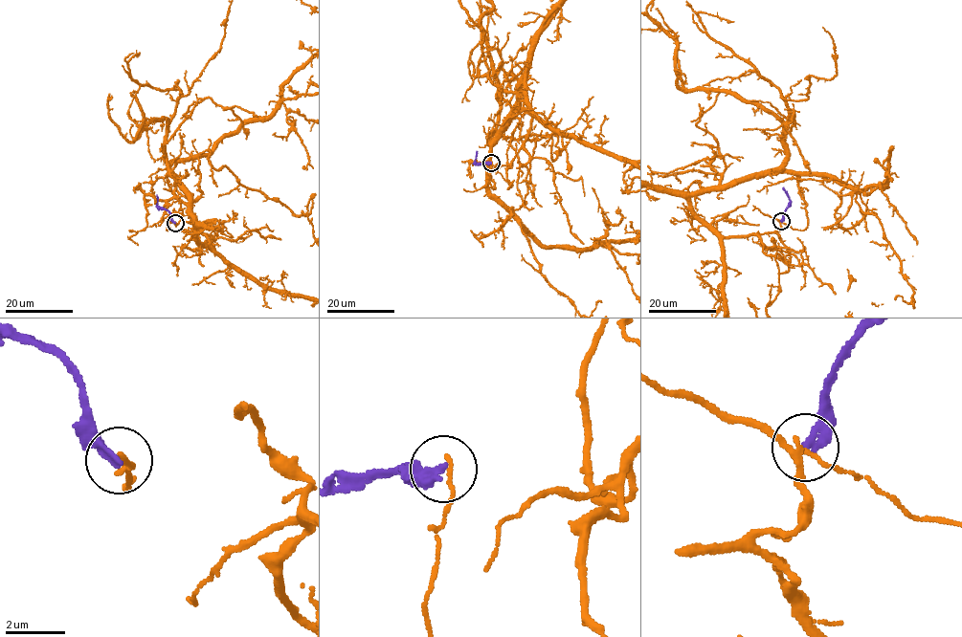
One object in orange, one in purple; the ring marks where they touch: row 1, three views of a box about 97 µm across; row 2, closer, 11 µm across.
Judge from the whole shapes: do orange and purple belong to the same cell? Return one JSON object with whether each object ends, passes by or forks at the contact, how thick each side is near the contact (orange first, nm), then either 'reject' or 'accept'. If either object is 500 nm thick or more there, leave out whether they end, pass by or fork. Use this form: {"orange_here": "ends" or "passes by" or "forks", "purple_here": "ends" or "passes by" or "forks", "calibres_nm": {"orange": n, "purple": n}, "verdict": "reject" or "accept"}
{"orange_here": "ends", "purple_here": "ends", "calibres_nm": {"orange": 130, "purple": 280}, "verdict": "reject"}

